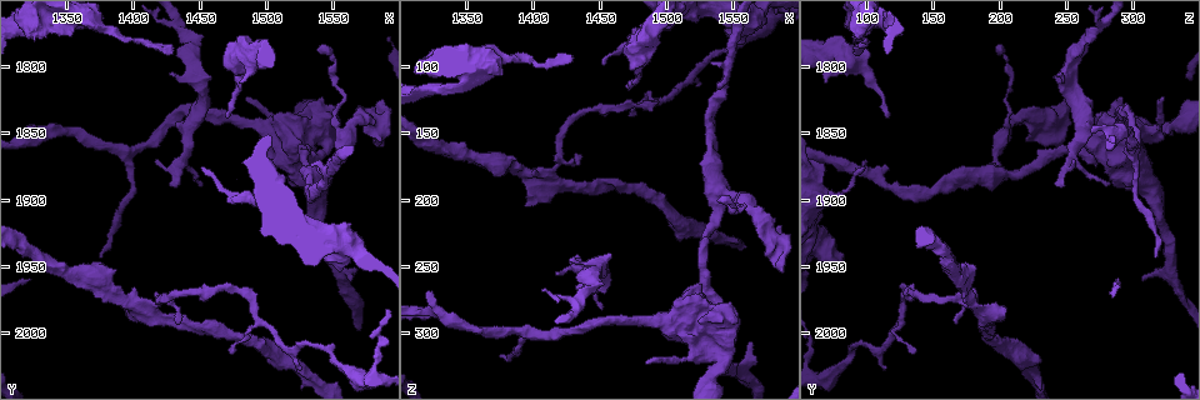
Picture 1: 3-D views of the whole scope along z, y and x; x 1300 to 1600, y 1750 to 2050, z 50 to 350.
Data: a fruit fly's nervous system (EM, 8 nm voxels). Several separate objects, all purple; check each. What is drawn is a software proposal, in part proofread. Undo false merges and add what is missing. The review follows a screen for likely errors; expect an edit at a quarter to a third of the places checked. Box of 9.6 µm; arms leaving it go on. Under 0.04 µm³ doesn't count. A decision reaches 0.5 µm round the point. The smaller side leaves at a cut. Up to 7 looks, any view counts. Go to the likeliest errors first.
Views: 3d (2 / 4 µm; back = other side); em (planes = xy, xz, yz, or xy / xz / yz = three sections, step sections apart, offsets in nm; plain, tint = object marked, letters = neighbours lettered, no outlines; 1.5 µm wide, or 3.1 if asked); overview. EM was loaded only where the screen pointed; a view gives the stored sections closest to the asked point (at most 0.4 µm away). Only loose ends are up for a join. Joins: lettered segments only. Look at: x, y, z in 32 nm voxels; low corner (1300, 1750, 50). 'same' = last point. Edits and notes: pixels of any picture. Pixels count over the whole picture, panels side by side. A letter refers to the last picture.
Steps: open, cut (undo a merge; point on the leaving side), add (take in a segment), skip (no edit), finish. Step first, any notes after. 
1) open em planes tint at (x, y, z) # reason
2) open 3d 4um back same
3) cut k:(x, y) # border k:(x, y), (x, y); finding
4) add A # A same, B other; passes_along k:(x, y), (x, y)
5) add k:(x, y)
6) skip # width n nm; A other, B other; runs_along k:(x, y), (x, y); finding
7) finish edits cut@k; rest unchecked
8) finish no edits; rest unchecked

open em planes letters at (1322, 1780, 94)

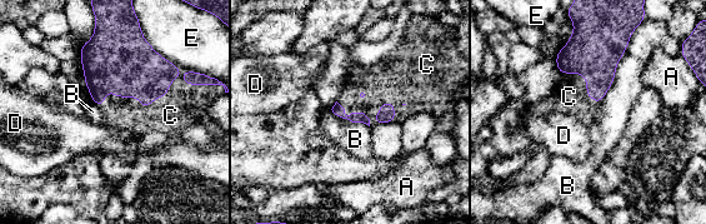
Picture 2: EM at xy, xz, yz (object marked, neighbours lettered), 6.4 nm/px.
add C # longest_contact C 500 nm; A other, B other, C same, D other, E other; it goes on there

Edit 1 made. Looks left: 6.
open 3d 4um at (1430, 1892, 242) # branch stops here

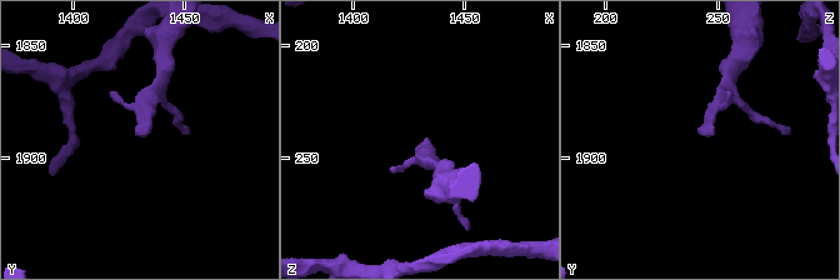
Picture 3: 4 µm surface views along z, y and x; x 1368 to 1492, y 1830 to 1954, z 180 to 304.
open em planes letters at (1431, 1891, 243)

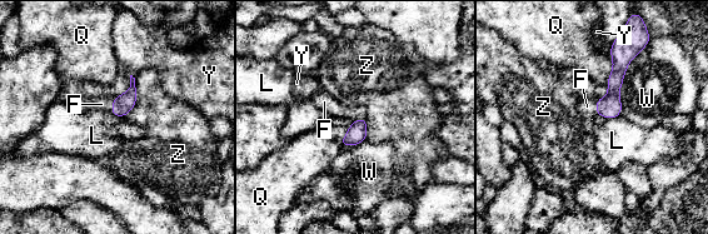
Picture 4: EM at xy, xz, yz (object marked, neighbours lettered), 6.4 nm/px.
add F # F same, L other, Q other, W other, Y other, Z other; passes_along 4:(611, 106), (596, 106), (587, 106); the cell continues

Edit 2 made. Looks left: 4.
open 3d 4um back at (1558, 2028, 80) # sudden change in width

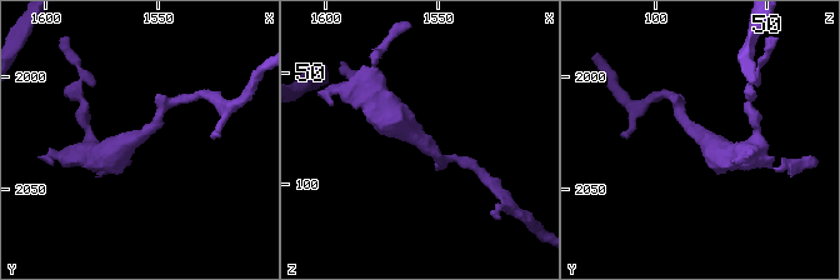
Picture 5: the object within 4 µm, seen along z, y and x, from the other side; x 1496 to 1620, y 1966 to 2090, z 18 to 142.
open em planes letters at (1557, 2026, 80)

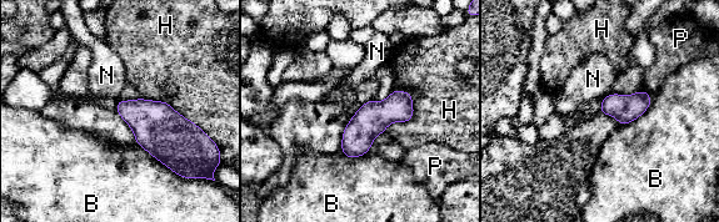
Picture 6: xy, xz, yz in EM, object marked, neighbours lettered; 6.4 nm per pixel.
skip # width 170 nm; B other, H other, N other, P other; runs_along 6:(409, 96), (384, 112), (345, 151); one cell here

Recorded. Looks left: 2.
finish edits add@2, add@4; rest unchecked

